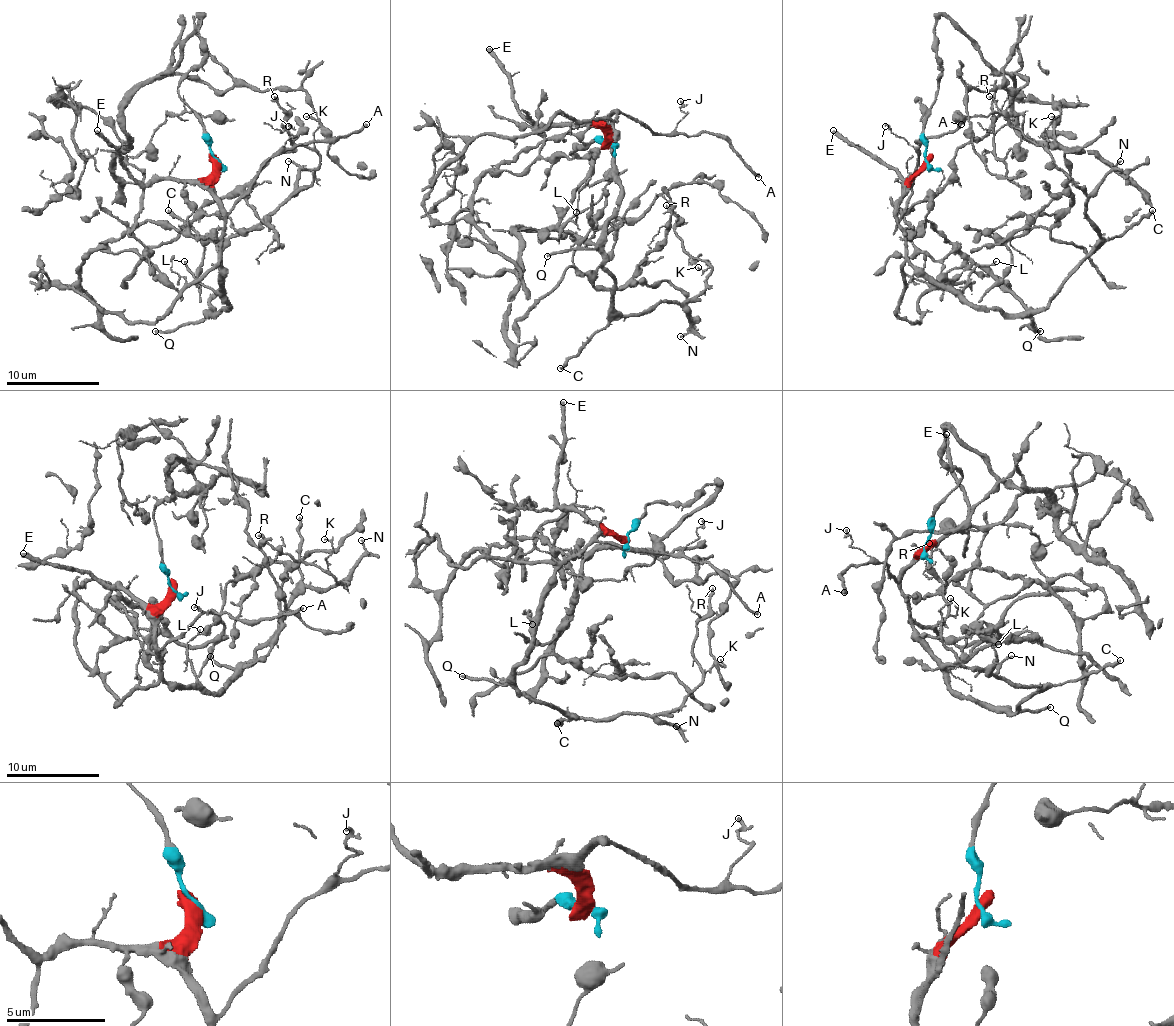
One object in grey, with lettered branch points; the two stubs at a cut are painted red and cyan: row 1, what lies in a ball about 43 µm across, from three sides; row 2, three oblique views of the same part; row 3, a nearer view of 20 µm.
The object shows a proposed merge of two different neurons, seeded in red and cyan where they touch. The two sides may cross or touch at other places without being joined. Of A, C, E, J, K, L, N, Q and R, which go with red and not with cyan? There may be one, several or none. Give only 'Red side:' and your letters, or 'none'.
Red side: A, C, E, J, K, L, N, Q, R

